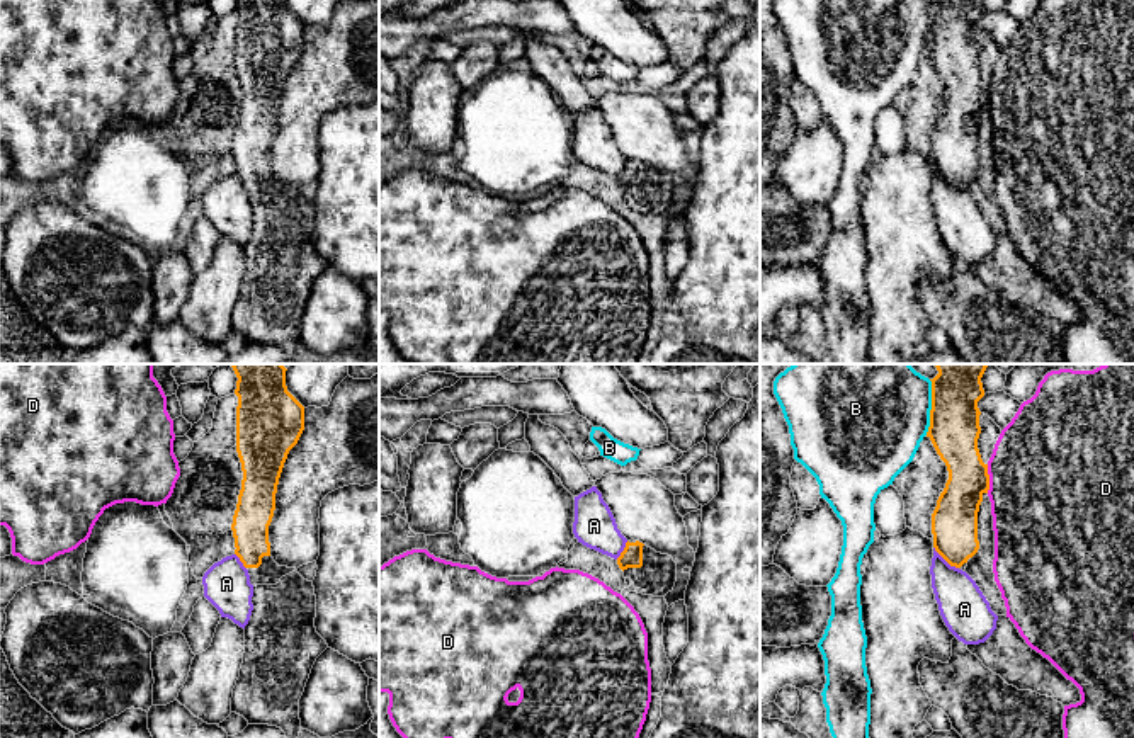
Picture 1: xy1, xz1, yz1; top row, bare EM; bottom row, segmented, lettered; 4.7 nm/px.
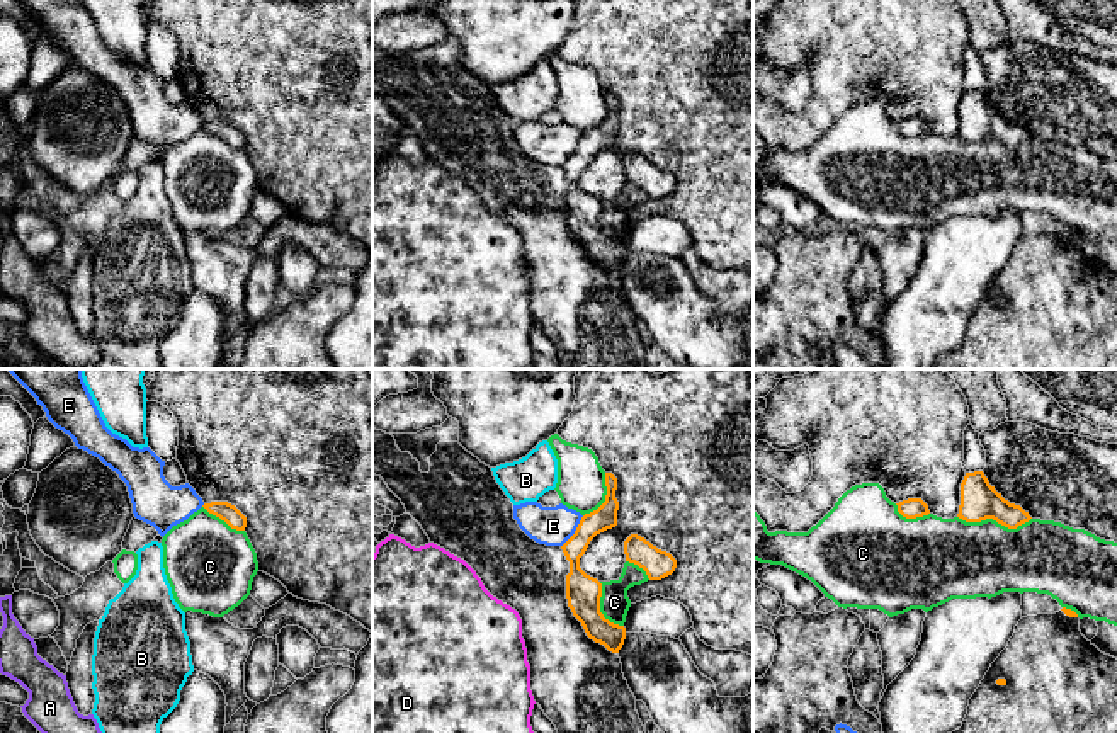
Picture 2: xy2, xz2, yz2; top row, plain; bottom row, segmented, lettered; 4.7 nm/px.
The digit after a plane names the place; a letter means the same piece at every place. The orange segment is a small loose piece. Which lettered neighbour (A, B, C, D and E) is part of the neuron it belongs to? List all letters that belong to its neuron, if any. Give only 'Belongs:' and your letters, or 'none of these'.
Belongs: none of these

